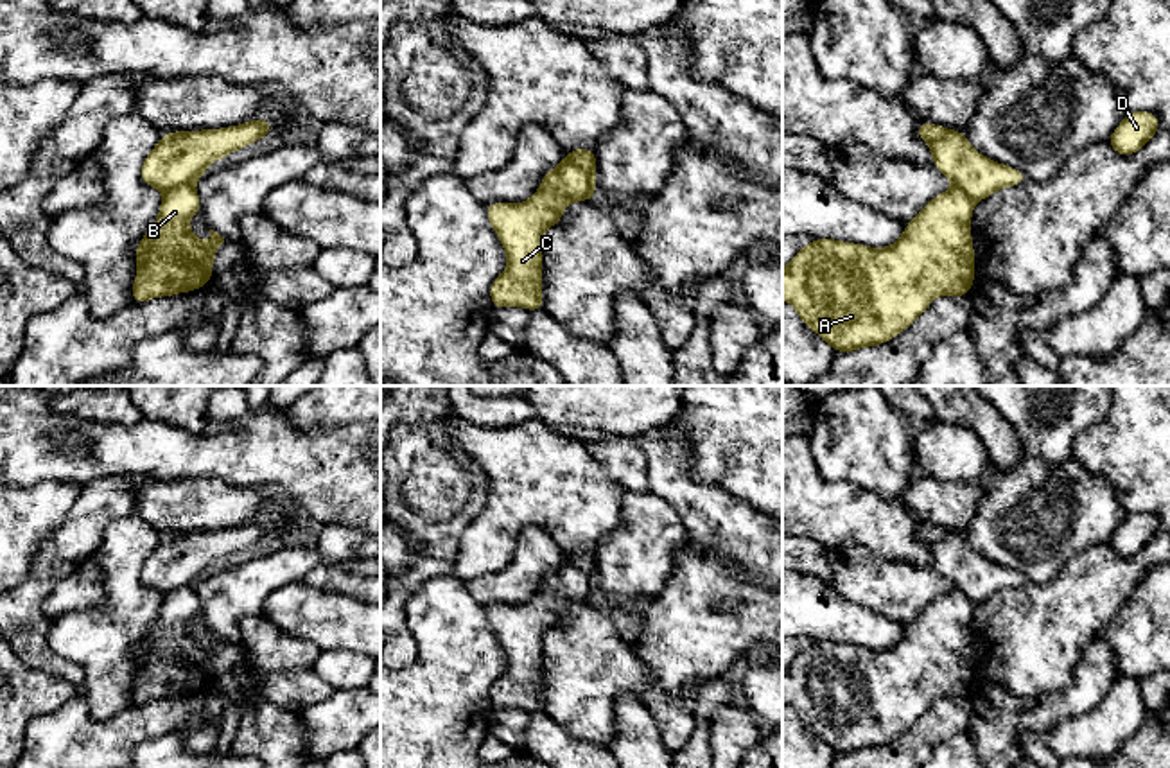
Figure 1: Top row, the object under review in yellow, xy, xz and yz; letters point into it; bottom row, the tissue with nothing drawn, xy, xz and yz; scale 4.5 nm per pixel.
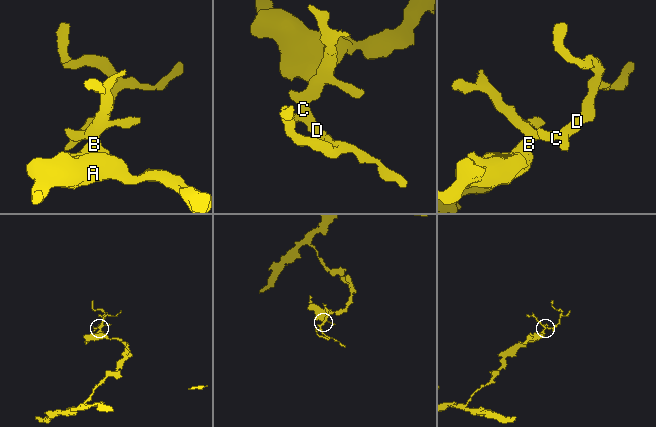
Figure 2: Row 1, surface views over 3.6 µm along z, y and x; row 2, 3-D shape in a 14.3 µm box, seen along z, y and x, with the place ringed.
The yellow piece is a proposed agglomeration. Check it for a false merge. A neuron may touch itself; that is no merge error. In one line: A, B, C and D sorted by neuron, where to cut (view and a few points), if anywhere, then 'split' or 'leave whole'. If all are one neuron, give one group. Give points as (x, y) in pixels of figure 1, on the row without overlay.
A B / C D | xy (192, 585), (171, 589), (164, 596) | split

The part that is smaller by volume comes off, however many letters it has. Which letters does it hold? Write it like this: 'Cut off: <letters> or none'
Cut off: C, D

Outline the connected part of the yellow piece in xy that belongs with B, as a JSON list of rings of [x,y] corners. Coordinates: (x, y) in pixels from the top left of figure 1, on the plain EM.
[[[194,587],[163,596],[158,623],[136,646],[133,707],[201,691],[212,682],[214,657],[224,641],[210,632],[210,644],[203,646],[188,632],[188,621],[197,614],[201,603]]]

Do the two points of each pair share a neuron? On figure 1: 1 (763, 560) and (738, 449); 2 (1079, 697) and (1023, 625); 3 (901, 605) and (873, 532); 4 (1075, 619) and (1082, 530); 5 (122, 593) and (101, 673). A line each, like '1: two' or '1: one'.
1: two
2: two
3: two
4: two
5: one

